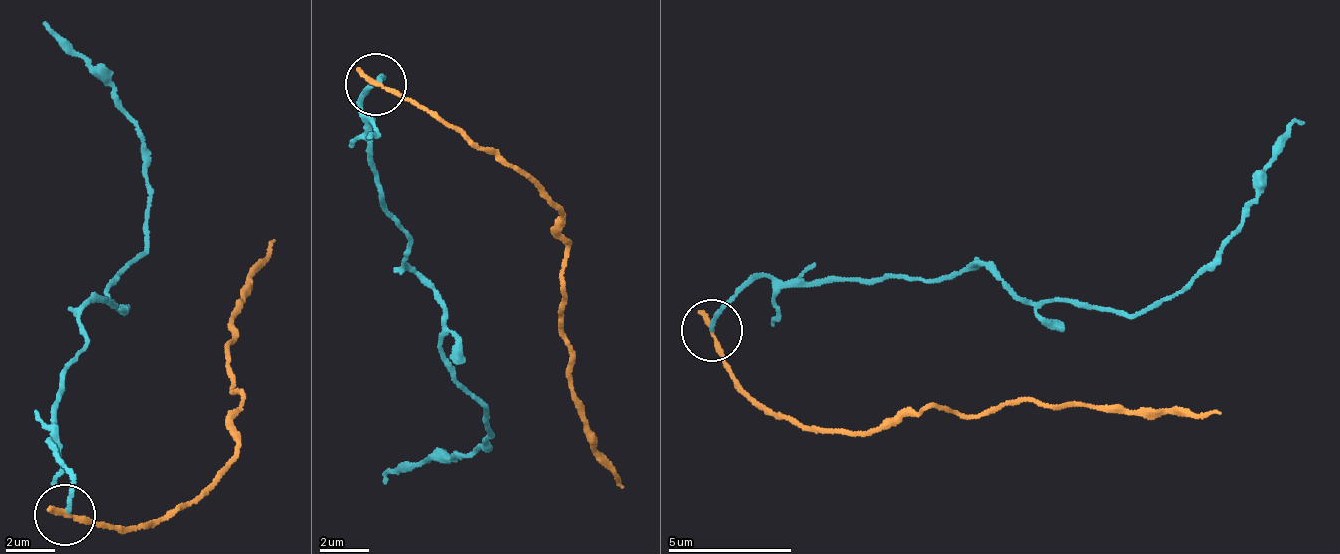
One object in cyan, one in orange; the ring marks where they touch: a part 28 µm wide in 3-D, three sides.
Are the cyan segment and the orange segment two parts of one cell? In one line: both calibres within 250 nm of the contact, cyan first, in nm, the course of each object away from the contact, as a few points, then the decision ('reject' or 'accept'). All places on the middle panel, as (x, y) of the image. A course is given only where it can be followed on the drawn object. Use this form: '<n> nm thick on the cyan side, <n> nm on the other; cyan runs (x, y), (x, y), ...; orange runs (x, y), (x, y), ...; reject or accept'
150 nm thick on the cyan side, 280 nm on the other; cyan runs (380, 84), (364, 92), (370, 172), (436, 297), (450, 380), (485, 405), (486, 446), (386, 484); orange runs (374, 84), (438, 113), (560, 209), (570, 400), (594, 461), (624, 485); reject

